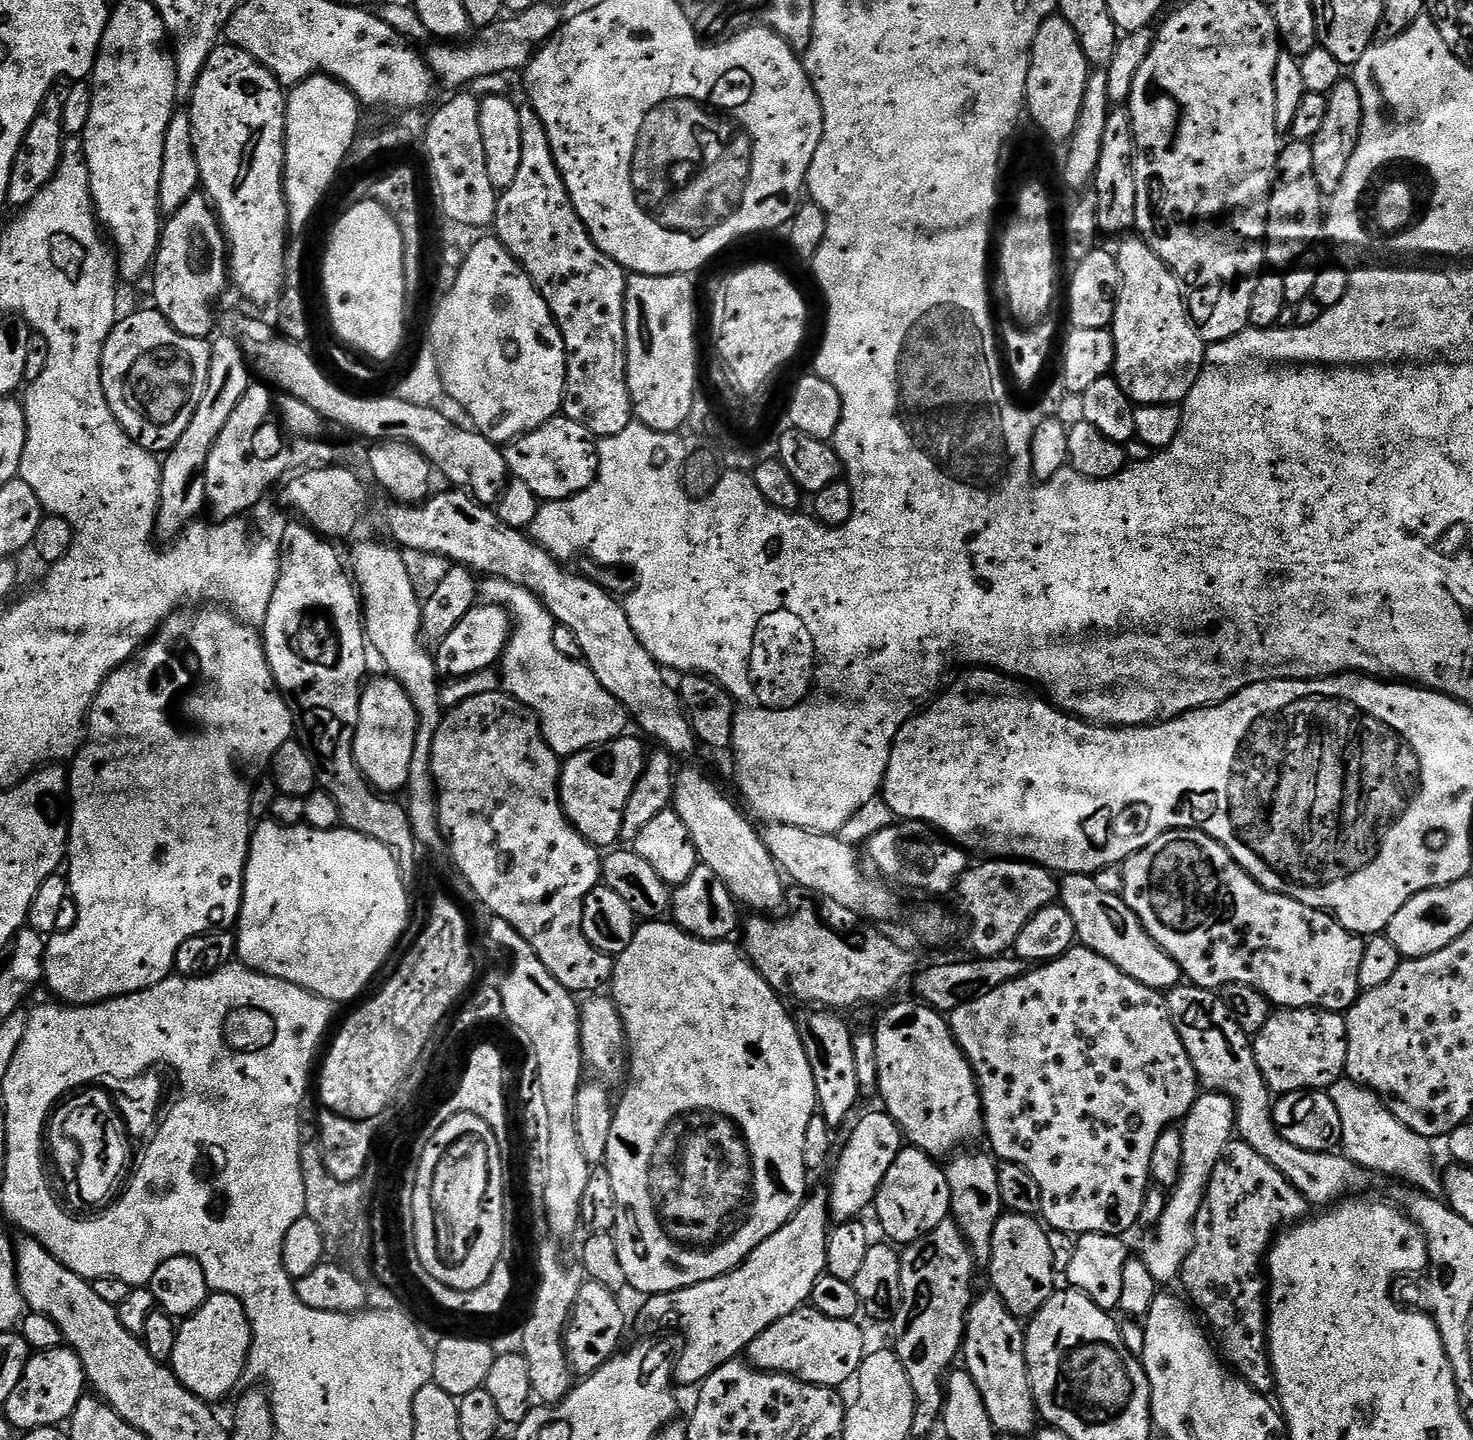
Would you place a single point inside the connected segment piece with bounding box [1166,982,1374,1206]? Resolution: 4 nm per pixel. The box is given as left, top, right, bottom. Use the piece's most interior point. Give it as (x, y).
(1223, 1056)

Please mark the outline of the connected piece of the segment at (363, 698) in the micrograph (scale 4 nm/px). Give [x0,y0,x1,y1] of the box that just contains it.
[352,675,416,794]

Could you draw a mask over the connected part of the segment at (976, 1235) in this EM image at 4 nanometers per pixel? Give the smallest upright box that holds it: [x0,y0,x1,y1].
[946,1150,1005,1262]

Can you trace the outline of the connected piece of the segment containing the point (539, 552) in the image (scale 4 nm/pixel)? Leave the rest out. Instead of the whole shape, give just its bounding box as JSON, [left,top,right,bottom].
[376,490,698,754]

